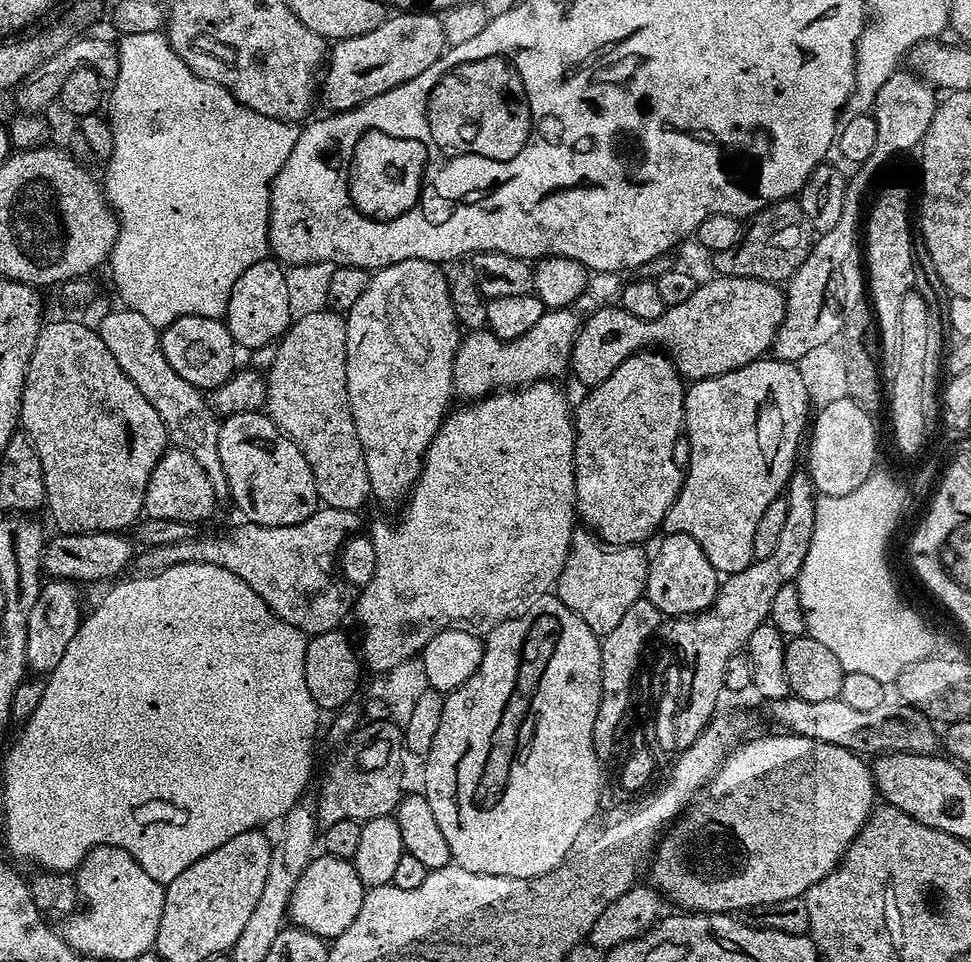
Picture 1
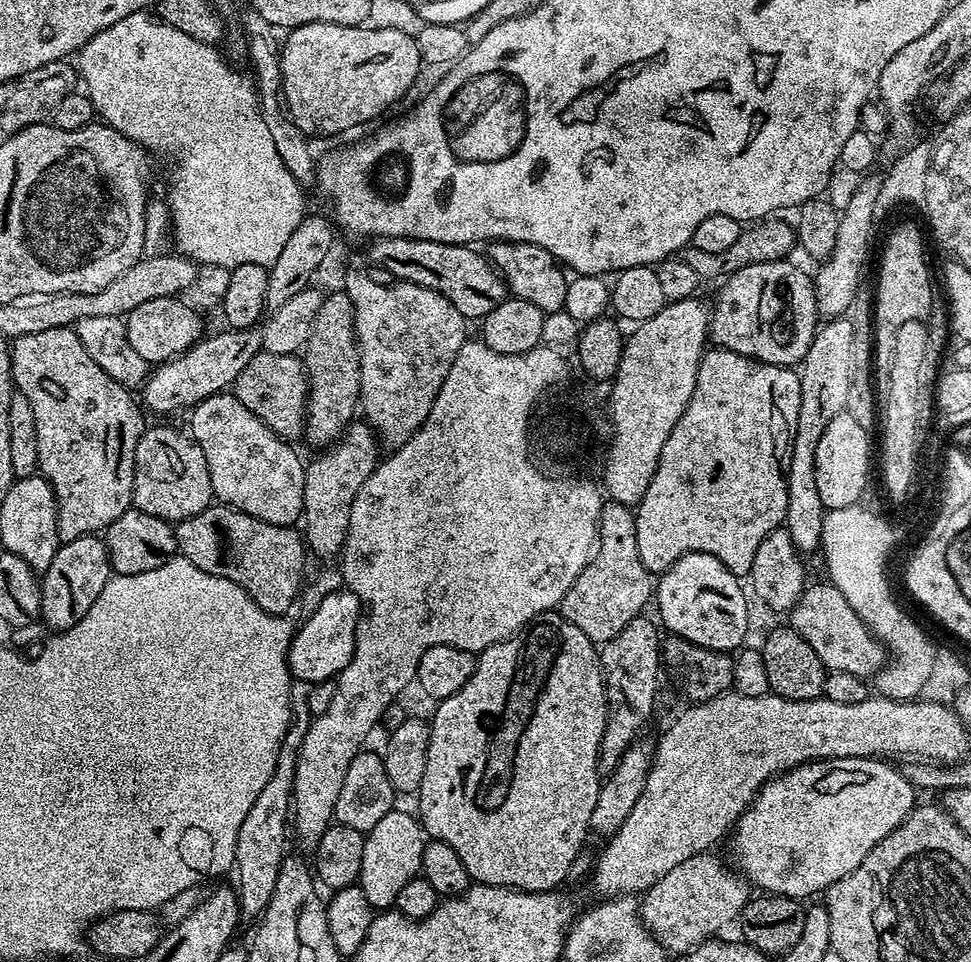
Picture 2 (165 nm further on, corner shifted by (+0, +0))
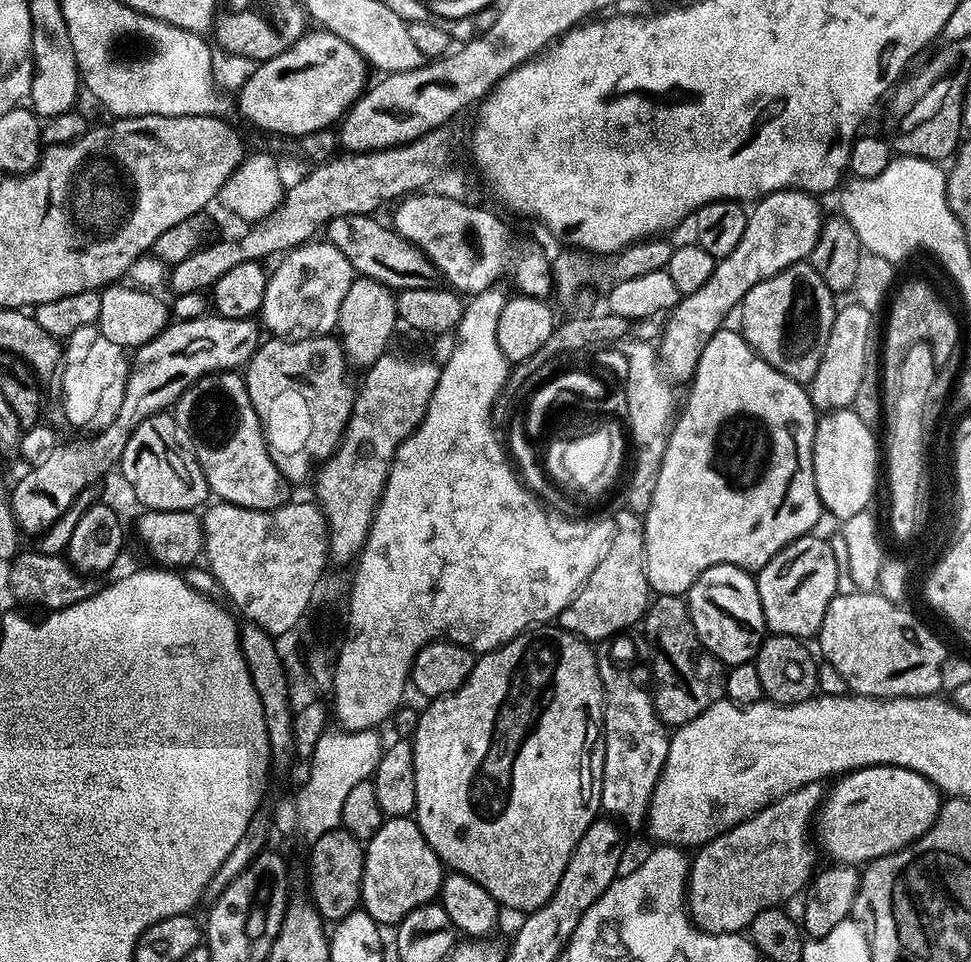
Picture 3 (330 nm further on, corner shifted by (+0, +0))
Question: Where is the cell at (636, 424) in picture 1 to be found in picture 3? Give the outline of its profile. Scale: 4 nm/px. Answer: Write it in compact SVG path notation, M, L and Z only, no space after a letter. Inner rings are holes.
M799 190L773 192L763 197L755 205L756 209L748 212L742 242L716 262L714 274L710 274L706 286L698 286L698 290L681 295L680 301L663 321L658 359L669 381L691 381L698 358L702 358L702 350L706 350L706 342L725 327L724 319L737 311L740 300L754 285L811 257L826 219L816 200L819 199L815 195Z

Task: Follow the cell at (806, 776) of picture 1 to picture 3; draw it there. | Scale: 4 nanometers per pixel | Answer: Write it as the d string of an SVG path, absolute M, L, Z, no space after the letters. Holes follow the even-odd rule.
M891 766L858 768L854 772L839 777L833 784L836 785L830 788L818 809L814 832L818 837L822 852L822 847L824 847L825 854L830 858L829 861L837 864L864 866L880 856L897 852L898 849L906 847L923 835L940 813L941 793L932 787L932 783L925 776L920 776L905 768Z

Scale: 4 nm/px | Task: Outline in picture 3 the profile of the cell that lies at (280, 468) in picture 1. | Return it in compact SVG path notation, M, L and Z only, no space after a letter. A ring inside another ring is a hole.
M239 371L215 372L194 382L176 401L174 415L192 441L213 497L225 504L257 508L260 512L289 503L290 485L270 458L264 429Z

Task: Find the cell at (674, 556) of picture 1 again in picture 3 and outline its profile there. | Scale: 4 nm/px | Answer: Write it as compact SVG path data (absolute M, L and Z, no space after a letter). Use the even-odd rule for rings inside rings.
M733 564L710 566L694 581L686 593L688 609L698 638L721 664L746 664L756 659L756 653L766 637L762 602L751 571Z

